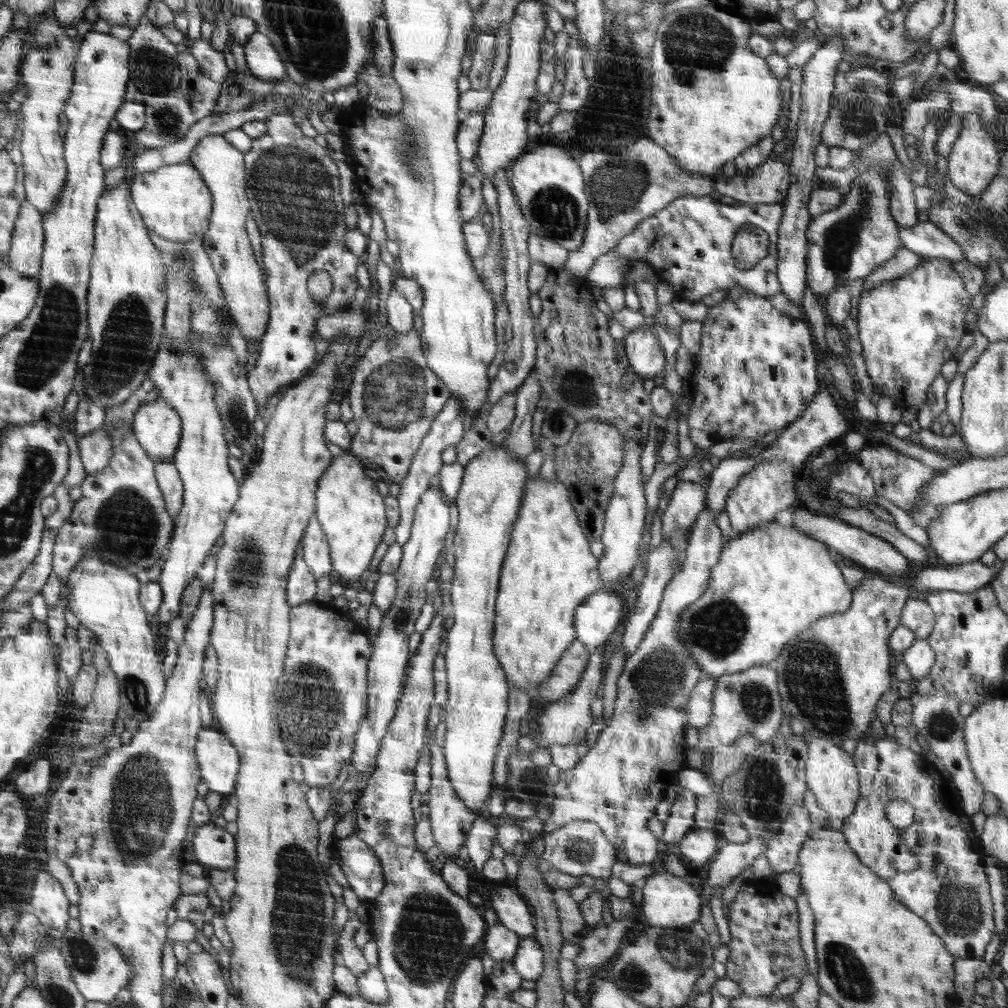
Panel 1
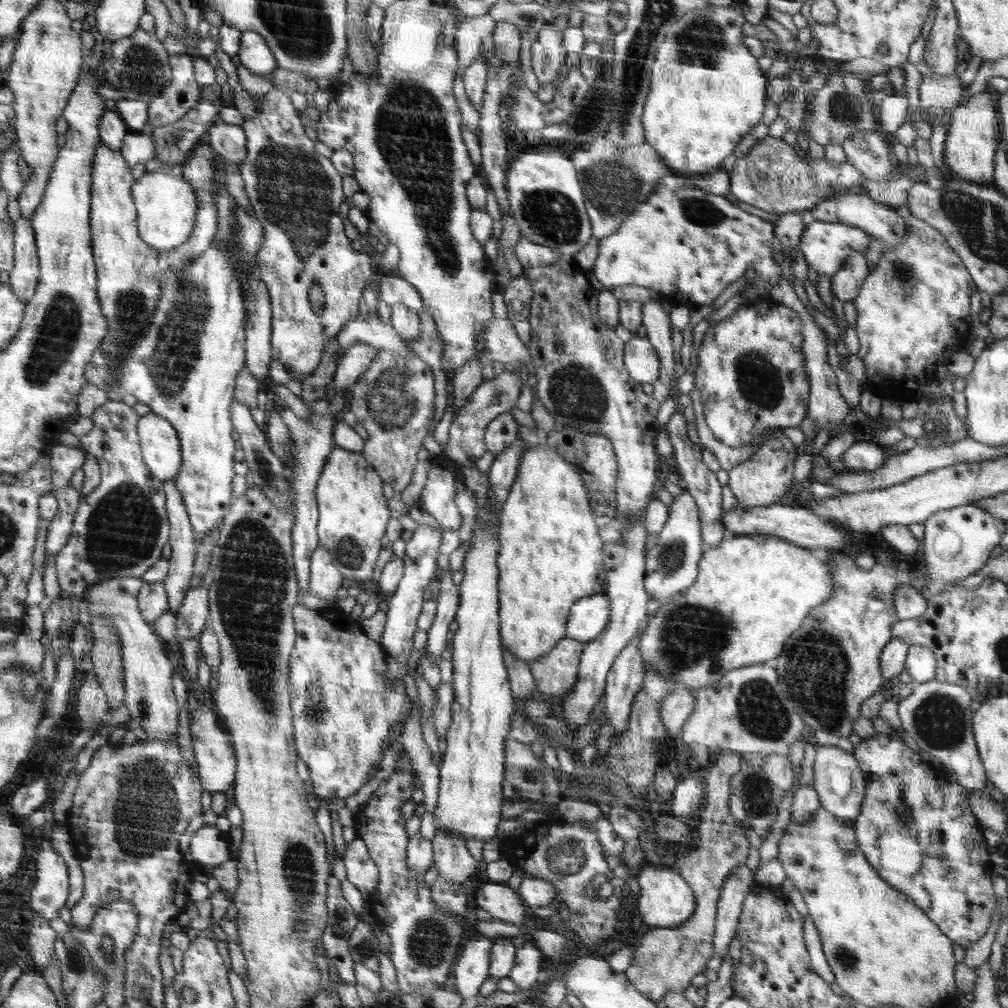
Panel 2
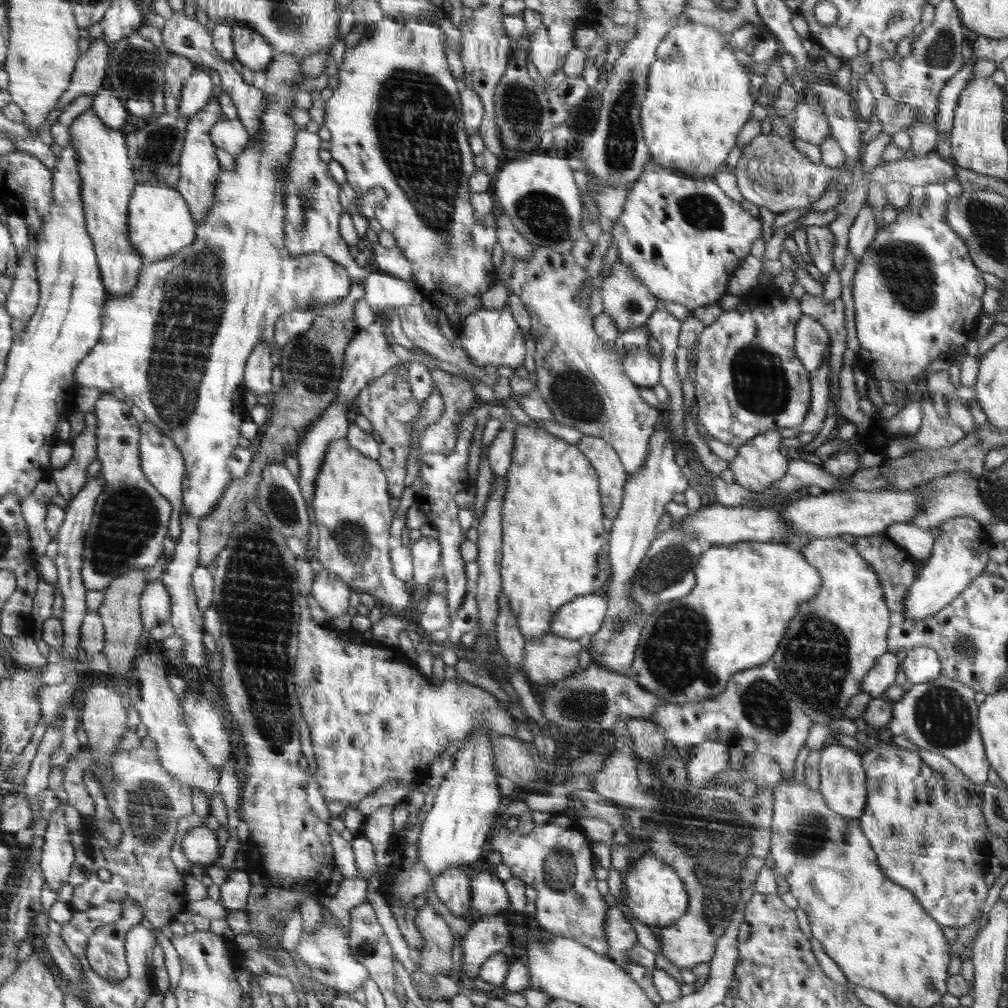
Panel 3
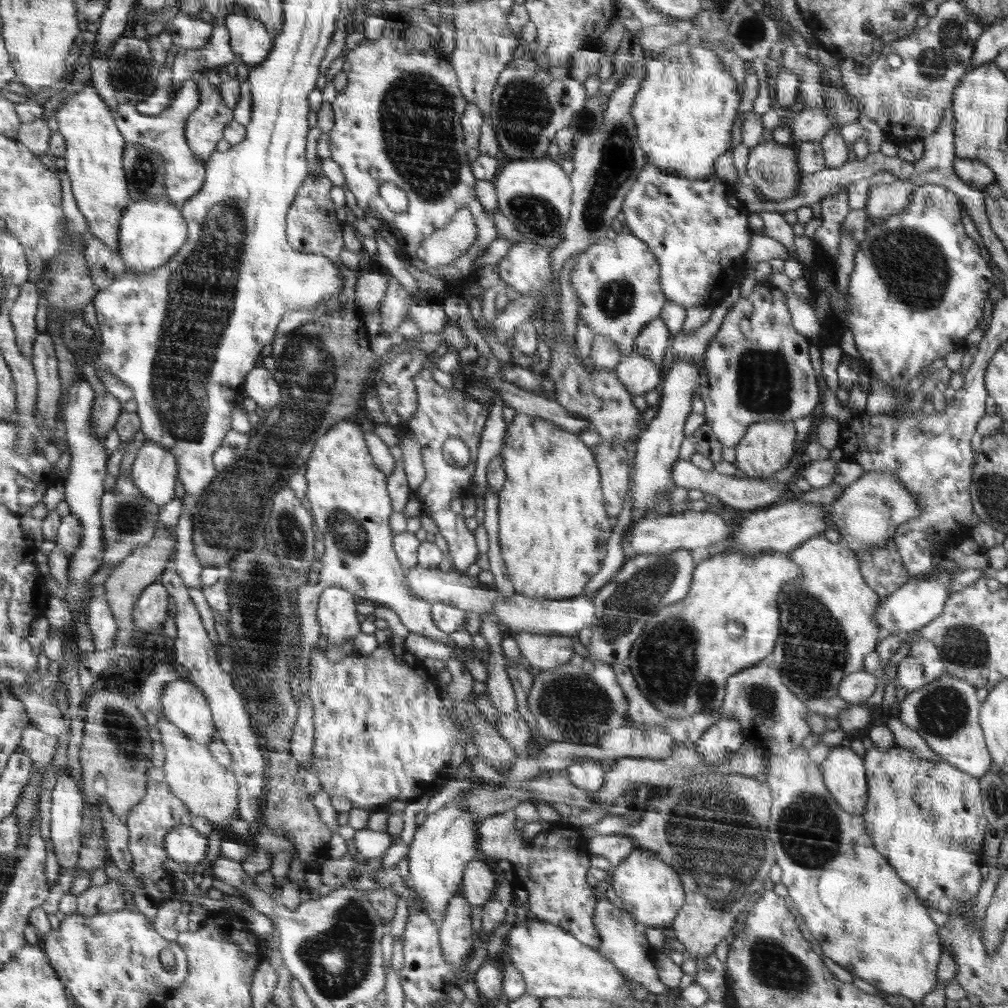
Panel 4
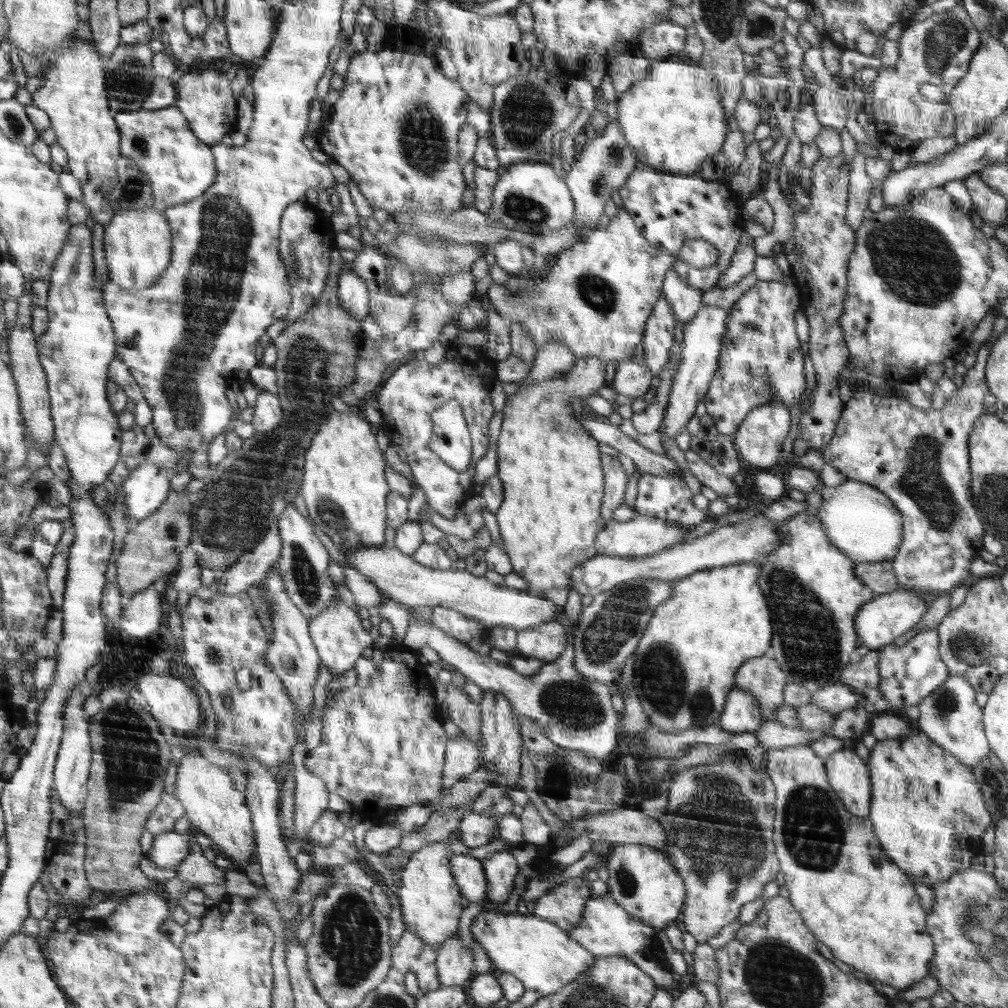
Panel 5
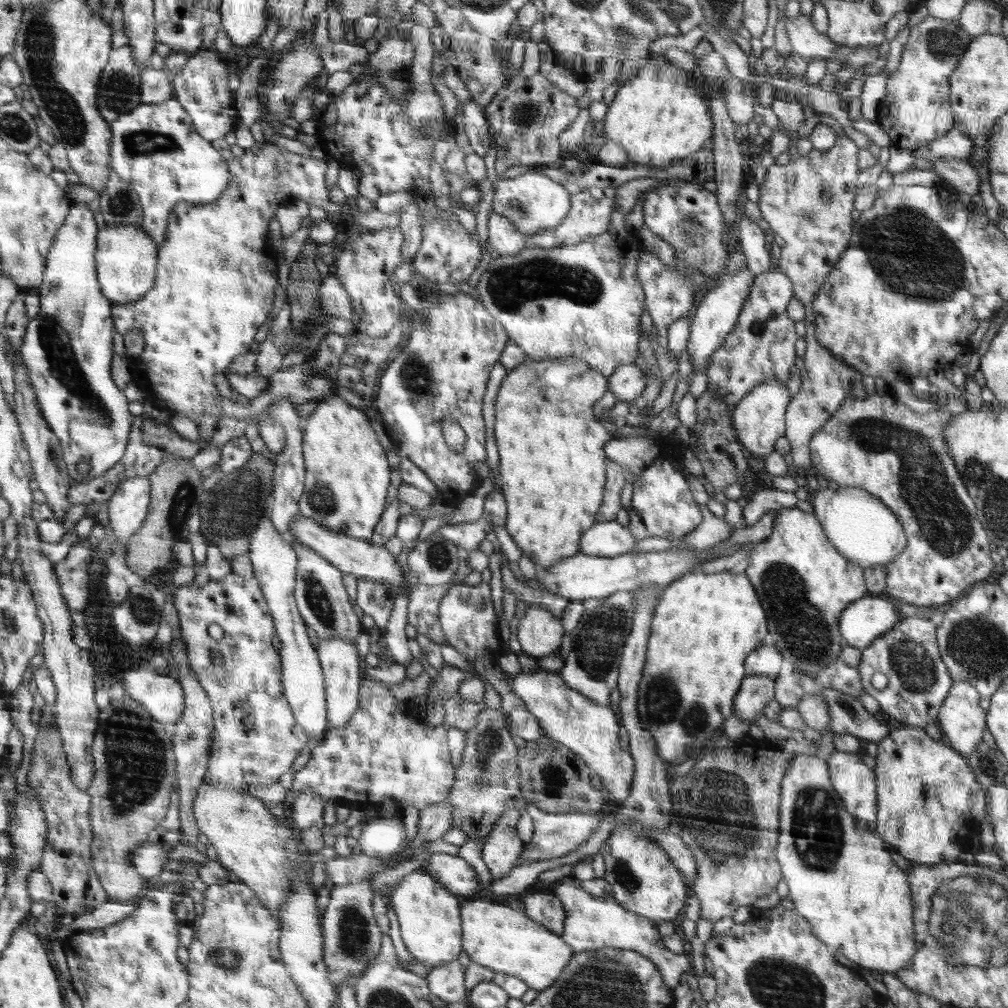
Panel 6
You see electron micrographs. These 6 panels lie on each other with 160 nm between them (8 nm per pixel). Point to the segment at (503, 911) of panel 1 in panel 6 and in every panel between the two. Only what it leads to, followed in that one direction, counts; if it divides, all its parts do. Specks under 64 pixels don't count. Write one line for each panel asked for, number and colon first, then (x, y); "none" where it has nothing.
2: (501, 902)
3: (488, 896)
4: (478, 885)
5: (471, 881)
6: (455, 874)

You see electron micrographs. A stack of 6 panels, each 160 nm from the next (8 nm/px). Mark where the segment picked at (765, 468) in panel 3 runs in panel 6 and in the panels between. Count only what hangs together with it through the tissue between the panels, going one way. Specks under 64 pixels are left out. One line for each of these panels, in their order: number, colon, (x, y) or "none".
4: (767, 447)
5: (759, 440)
6: (758, 421)

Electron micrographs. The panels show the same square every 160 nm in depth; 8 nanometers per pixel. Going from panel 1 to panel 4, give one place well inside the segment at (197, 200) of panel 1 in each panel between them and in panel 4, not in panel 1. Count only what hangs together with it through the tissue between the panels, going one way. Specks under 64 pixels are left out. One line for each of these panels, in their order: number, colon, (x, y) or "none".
2: (167, 205)
3: (160, 223)
4: (152, 230)

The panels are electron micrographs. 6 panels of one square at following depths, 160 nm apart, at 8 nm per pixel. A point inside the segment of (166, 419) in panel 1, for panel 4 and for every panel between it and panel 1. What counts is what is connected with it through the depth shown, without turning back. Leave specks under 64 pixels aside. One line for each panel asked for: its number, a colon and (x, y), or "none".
2: (161, 451)
3: (164, 467)
4: (155, 470)

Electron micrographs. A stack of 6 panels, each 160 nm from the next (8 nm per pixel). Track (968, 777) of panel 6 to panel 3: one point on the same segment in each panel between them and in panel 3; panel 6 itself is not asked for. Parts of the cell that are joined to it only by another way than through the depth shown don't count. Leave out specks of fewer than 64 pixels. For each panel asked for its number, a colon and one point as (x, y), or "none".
3: (929, 833)
4: (926, 816)
5: (928, 811)

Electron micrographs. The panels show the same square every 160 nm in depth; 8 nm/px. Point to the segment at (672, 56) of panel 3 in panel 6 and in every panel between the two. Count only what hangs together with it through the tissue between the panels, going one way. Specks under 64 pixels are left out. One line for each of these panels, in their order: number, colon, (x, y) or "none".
4: (684, 112)
5: (674, 119)
6: (660, 118)

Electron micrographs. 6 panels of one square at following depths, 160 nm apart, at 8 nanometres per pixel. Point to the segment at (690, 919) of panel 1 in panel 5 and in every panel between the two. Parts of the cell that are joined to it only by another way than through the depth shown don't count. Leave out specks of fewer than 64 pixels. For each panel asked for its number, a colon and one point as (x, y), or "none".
2: (666, 899)
3: (653, 891)
4: (651, 891)
5: (642, 880)

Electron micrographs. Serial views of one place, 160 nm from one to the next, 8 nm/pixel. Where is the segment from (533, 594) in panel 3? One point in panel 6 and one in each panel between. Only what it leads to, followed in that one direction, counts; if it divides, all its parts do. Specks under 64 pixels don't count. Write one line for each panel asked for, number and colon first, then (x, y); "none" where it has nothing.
4: (553, 528)
5: (549, 465)
6: (551, 451)

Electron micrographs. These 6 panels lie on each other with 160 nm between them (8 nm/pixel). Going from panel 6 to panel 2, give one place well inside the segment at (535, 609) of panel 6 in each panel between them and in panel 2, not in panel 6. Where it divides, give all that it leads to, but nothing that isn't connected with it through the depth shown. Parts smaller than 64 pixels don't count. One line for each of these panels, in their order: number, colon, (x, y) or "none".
2: (554, 674)
3: (552, 657)
4: (539, 652)
5: (547, 641)

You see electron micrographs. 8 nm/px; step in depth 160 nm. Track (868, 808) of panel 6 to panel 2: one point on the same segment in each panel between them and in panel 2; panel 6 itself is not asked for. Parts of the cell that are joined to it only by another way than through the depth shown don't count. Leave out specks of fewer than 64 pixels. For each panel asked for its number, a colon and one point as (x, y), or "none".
2: (837, 779)
3: (841, 779)
4: (843, 772)
5: (847, 774)

